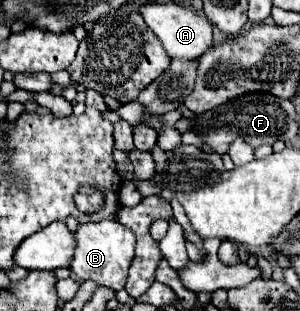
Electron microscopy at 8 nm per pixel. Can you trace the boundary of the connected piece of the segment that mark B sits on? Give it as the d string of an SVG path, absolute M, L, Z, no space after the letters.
M101 220L101 222L89 222L89 224L79 224L77 232L73 234L77 240L73 260L69 264L71 272L79 280L95 280L97 284L111 288L111 290L121 290L127 280L127 270L133 260L135 252L135 236L115 220Z

